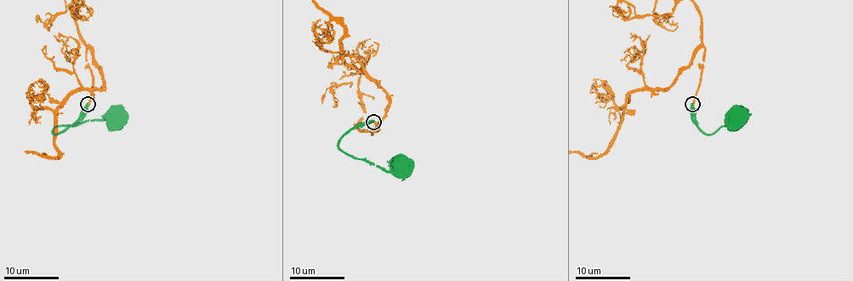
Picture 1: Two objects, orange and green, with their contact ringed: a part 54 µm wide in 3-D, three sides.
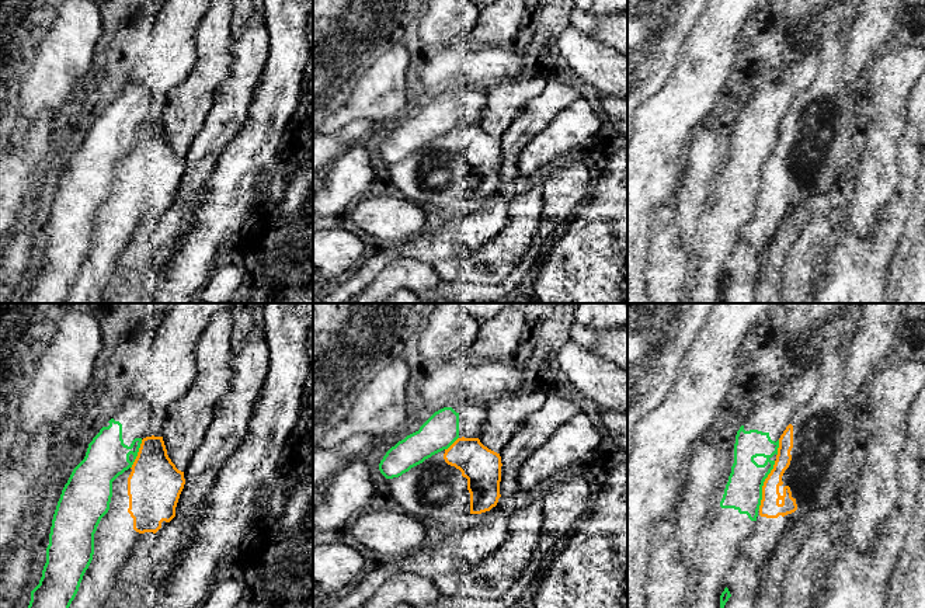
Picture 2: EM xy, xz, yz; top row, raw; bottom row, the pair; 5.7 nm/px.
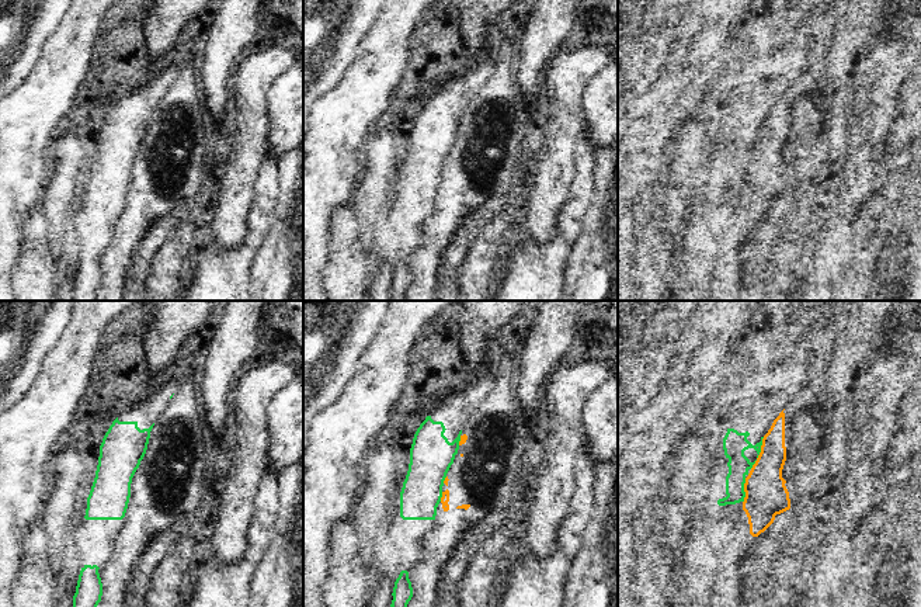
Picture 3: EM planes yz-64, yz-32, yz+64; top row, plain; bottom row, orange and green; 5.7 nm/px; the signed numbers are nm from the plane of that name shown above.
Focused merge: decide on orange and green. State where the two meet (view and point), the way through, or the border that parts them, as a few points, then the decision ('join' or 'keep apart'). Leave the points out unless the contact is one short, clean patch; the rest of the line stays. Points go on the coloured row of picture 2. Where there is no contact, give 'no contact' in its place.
meets orange in yz at (764, 485); keep apart

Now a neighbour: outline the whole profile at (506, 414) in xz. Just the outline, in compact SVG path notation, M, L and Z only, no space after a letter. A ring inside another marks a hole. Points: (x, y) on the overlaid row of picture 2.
M542 392L505 397L490 404L479 440L488 449L500 454L510 442L517 427L536 413L546 400Z

